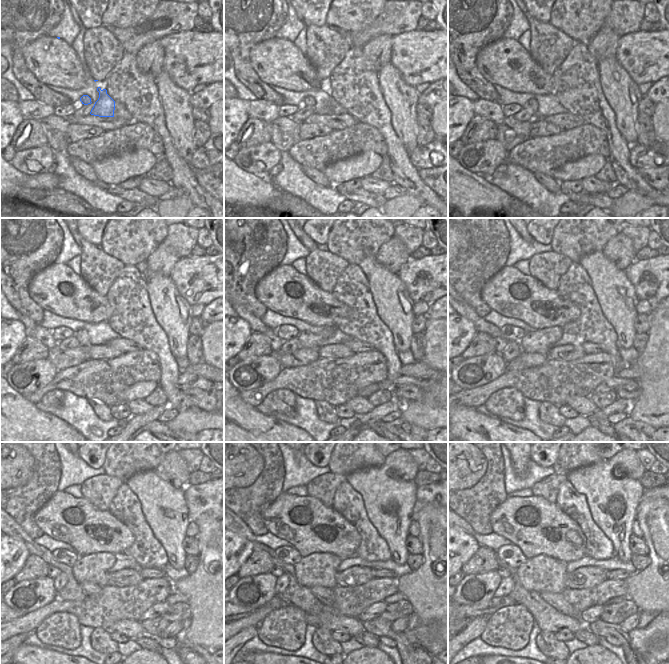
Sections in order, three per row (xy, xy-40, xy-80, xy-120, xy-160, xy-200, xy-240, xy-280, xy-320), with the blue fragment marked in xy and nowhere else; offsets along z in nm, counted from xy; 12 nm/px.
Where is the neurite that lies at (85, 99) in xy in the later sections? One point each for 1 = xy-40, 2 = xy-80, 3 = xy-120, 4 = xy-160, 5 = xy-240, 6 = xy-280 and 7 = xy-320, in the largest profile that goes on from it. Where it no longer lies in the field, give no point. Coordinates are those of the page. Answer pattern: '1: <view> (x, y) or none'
1: xy-40 (309, 101)
2: xy-80 (533, 104)
3: xy-120 (82, 336)
4: xy-160 (306, 339)
5: xy-240 (95, 567)
6: xy-280 (320, 569)
7: xy-320 (542, 573)

